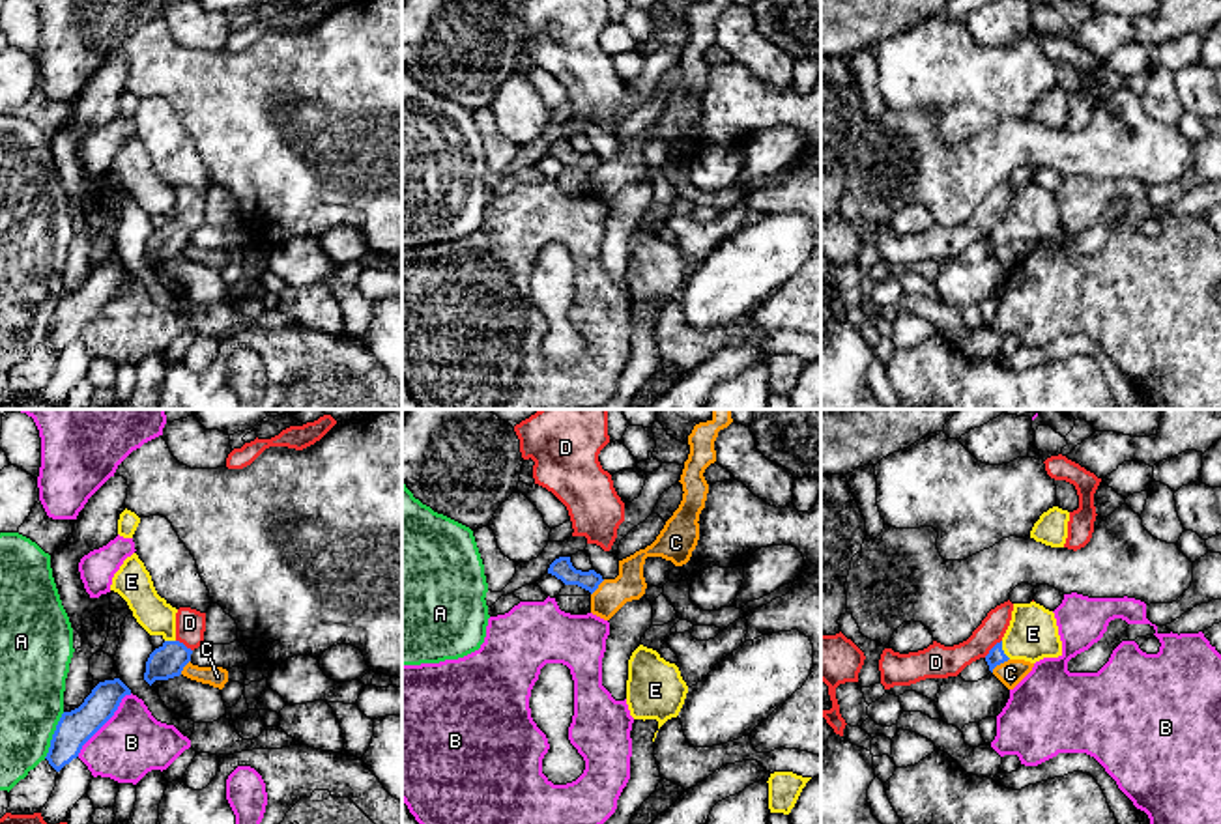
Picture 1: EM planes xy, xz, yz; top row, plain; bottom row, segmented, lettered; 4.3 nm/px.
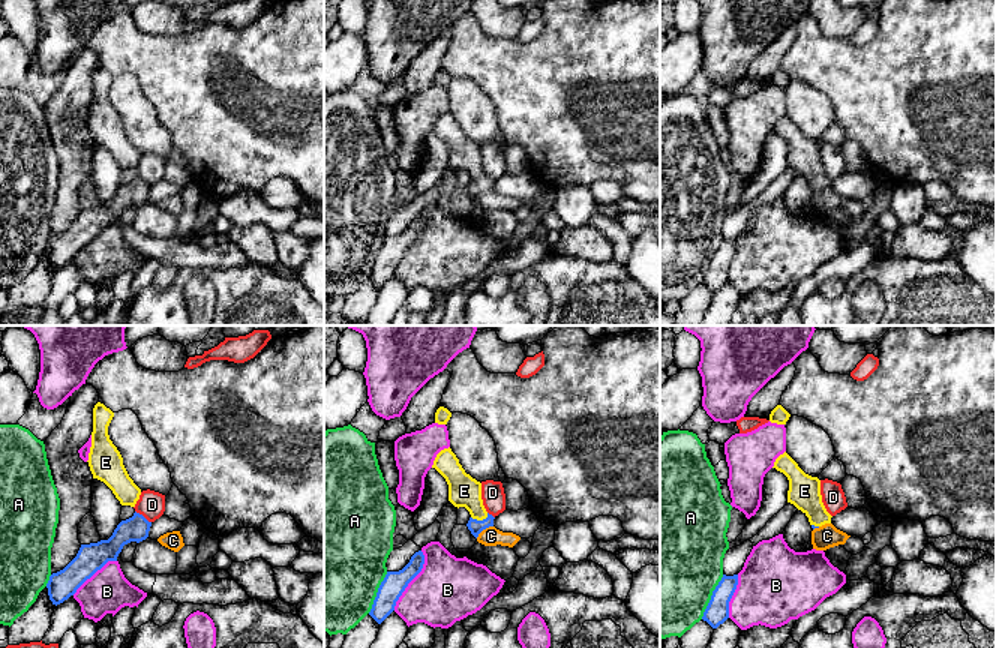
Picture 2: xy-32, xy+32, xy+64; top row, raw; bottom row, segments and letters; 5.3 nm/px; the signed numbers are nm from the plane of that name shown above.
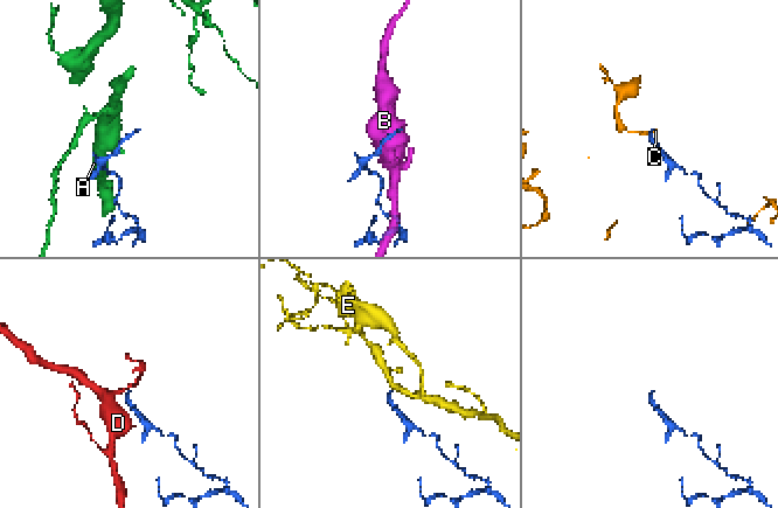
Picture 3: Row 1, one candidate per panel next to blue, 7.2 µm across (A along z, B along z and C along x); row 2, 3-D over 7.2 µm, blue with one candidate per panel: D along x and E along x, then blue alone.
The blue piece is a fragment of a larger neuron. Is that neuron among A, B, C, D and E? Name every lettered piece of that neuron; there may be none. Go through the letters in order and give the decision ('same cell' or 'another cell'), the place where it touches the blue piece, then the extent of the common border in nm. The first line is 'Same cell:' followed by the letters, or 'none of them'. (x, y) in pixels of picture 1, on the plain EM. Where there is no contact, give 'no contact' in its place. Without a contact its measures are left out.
Same cell: E
A: another cell; meets blue in xy at (53, 316); contact 220 nm long
B: another cell; meets blue in xy at (105, 303); contact 360 nm long
C: another cell; meets blue in yz at (999, 245); contact 100 nm long
D: another cell; meets blue in yz at (991, 230); contact 110 nm long
E: same cell; meets blue in yz at (1003, 232); contact 90 nm long

